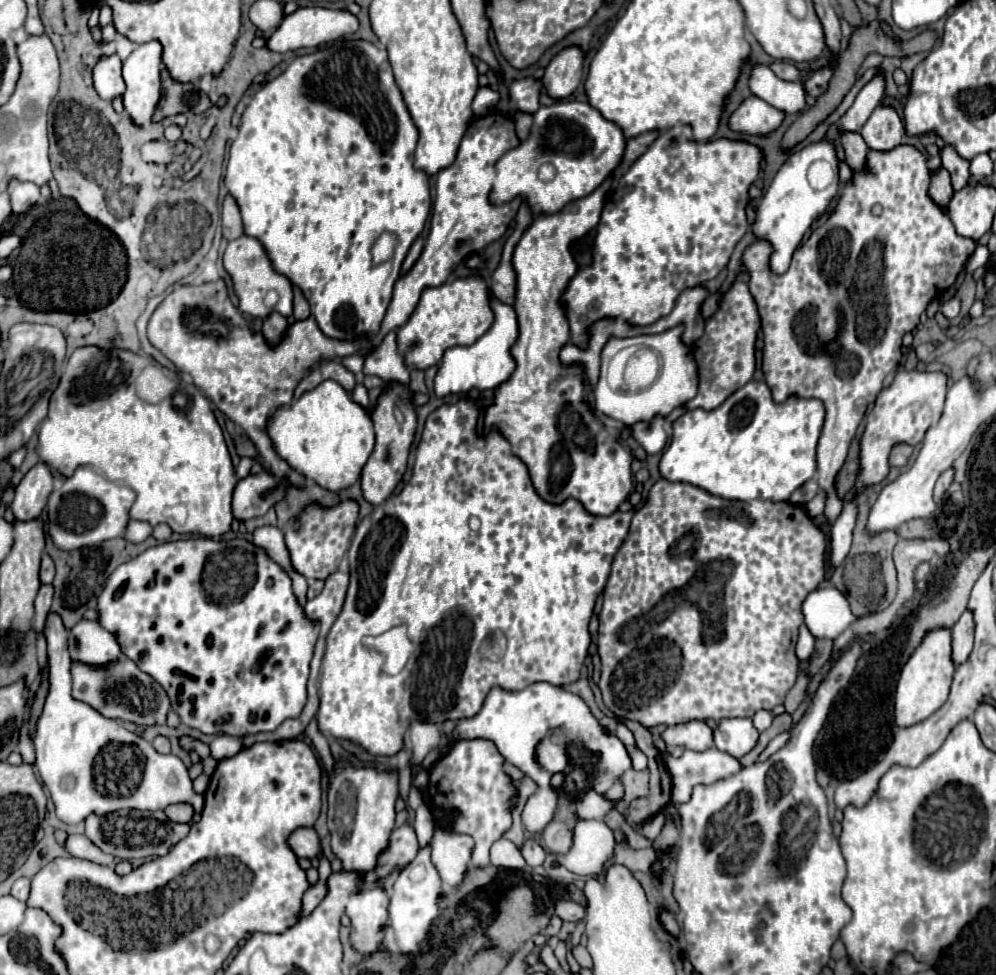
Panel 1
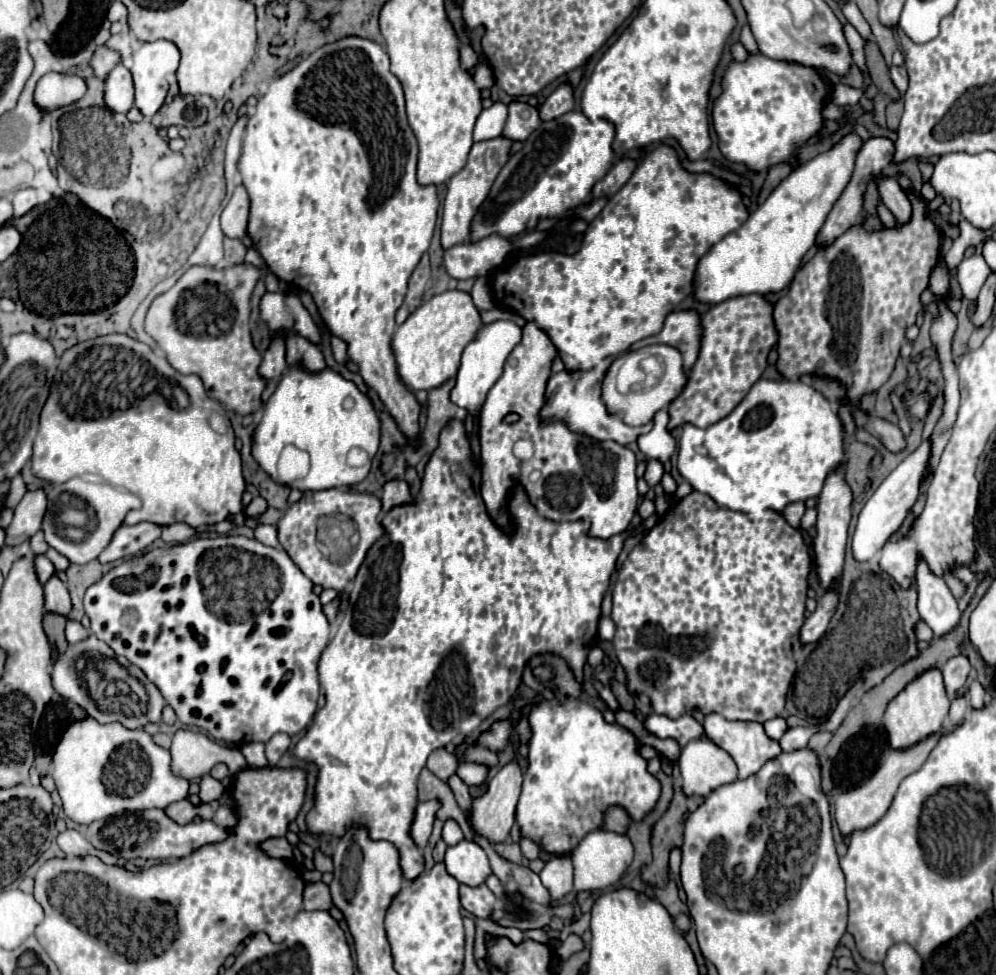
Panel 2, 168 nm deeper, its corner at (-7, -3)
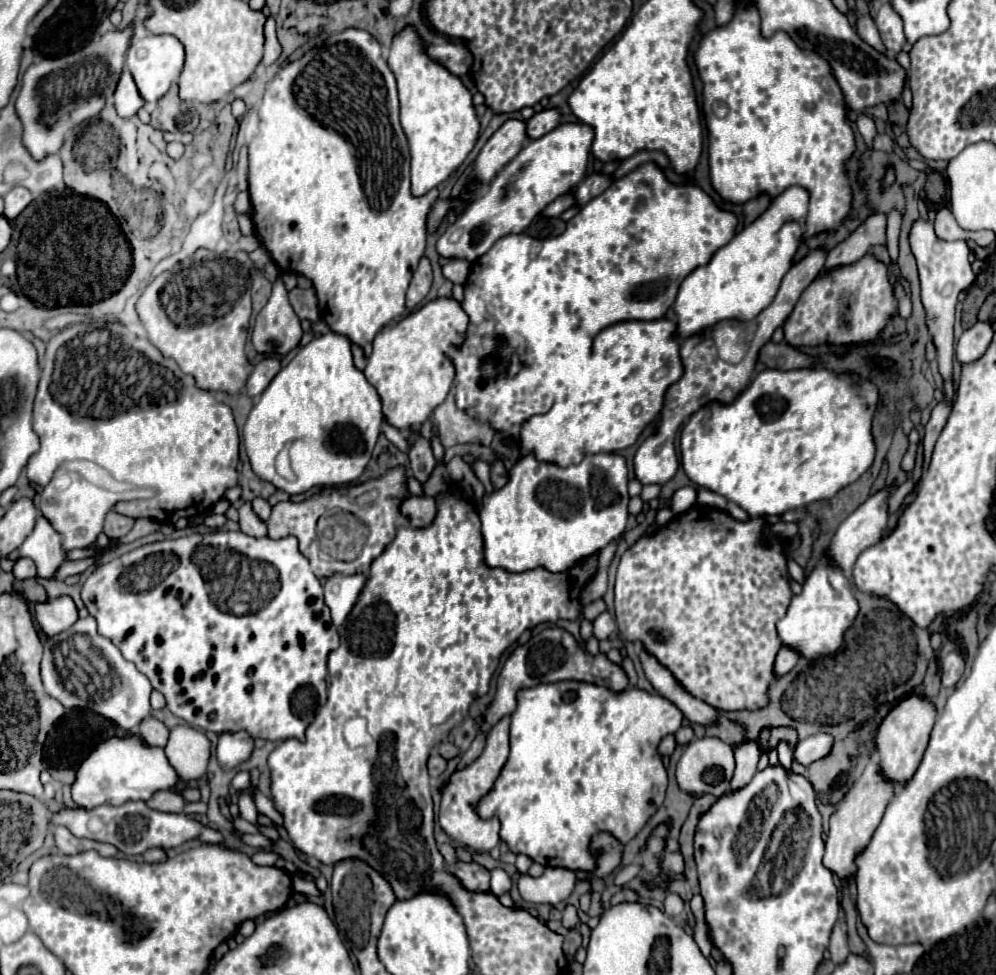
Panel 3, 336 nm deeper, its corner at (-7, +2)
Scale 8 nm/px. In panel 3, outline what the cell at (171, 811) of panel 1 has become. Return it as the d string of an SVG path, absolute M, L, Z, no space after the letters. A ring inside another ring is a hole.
M159 790L147 800L147 806L161 812L183 812L185 800L173 790Z

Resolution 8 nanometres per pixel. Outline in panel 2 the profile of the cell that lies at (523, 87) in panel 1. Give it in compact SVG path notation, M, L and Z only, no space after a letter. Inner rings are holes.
M511 101L509 119L503 129L503 135L513 141L525 141L539 125L541 125L541 117L537 107L523 101Z

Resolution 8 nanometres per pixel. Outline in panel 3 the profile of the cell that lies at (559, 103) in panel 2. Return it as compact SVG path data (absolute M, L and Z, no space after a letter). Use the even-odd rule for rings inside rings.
M553 108L543 110L543 112L535 114L531 120L527 120L527 138L529 140L541 138L547 132L551 132L553 128L557 128L557 124L559 124L559 112Z

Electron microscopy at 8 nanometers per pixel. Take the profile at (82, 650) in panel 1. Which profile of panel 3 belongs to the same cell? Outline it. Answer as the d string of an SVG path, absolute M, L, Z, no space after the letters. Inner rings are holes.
M57 596L49 598L45 602L35 602L35 620L39 628L47 634L59 634L61 630L67 630L77 622L77 606L71 596Z

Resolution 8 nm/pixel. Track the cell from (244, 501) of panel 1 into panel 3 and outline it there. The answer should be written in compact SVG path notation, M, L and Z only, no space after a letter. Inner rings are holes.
M255 498L252 502L252 508L254 512L263 520L267 521L271 515L272 507L267 502L266 499L263 498Z

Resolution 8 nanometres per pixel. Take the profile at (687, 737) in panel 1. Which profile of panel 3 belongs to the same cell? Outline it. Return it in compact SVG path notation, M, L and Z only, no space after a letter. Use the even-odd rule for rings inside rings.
M563 680L553 684L541 684L533 688L523 688L517 692L517 708L511 714L511 726L509 726L509 758L503 764L491 792L487 792L477 804L475 812L483 820L499 818L501 830L499 838L509 846L513 854L525 854L533 862L539 862L545 868L567 868L567 870L583 870L593 872L597 868L597 852L591 850L591 838L599 832L609 832L613 838L617 838L621 844L627 844L643 826L645 822L657 812L657 808L663 804L665 788L667 788L667 772L663 766L663 760L657 752L657 746L663 736L673 734L681 728L683 714L677 706L673 706L669 700L661 698L659 694L649 694L645 690L639 690L635 686L629 686L621 692L613 692L605 686L589 684L589 682L577 682L577 680Z

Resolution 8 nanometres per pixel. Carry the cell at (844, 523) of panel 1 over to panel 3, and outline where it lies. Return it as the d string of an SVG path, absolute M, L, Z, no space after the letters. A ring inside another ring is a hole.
M779 650L773 666L775 678L781 678L783 674L787 674L797 664L797 660L799 660L799 654L793 654L793 650Z

